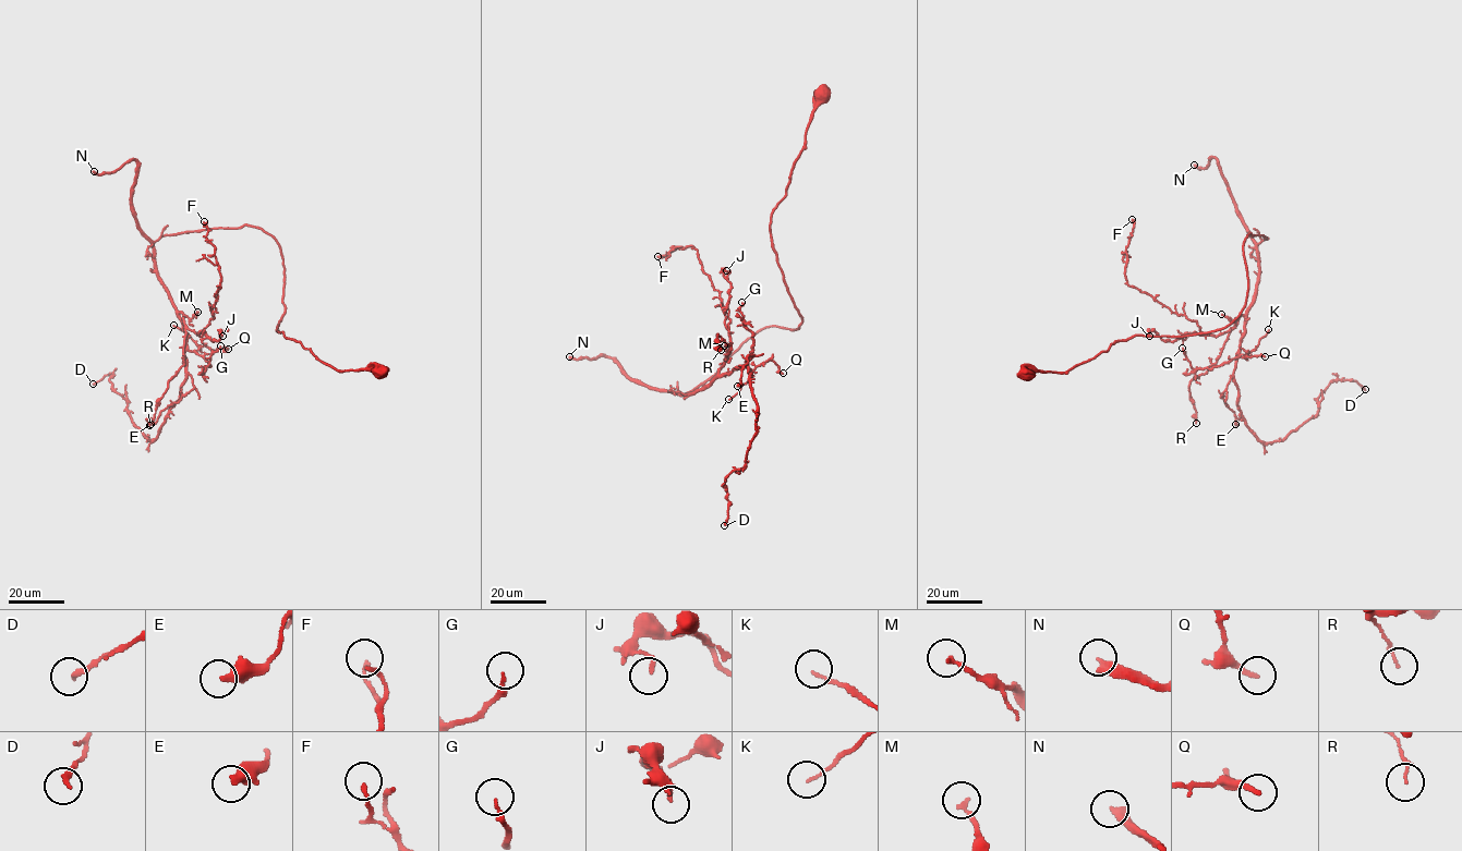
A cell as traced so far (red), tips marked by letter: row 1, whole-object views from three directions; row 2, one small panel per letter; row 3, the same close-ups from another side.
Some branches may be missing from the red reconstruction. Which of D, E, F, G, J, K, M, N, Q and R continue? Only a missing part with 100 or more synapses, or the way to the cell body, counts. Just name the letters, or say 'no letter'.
N

